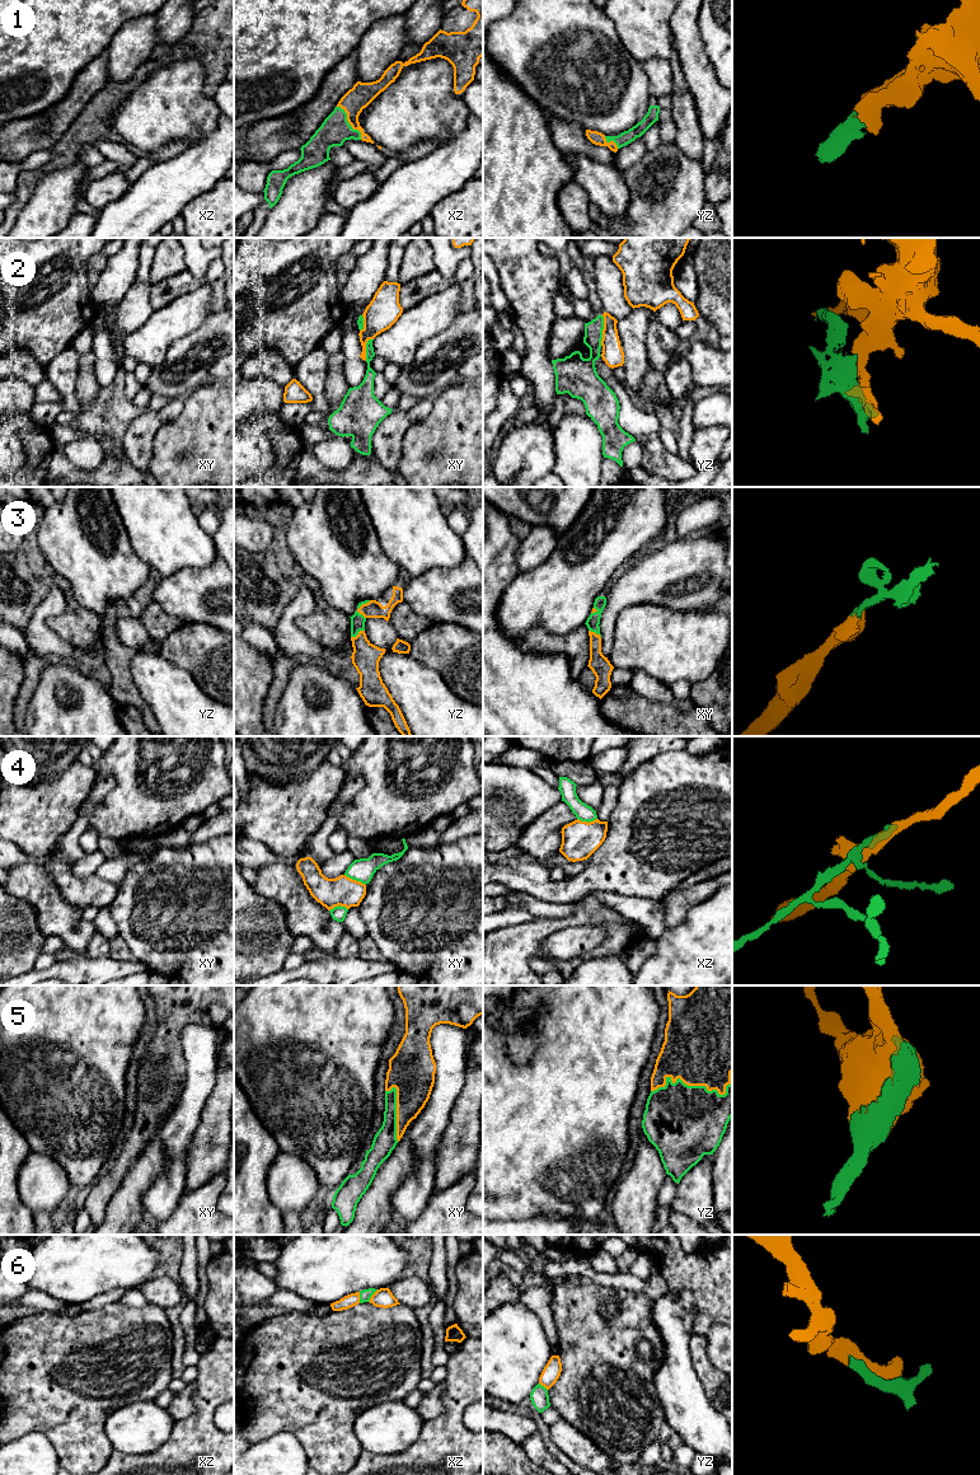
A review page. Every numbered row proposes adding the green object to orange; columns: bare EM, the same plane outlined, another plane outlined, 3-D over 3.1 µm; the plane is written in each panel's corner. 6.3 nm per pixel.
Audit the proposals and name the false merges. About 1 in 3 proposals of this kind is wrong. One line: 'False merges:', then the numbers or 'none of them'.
False merges: 2, 4

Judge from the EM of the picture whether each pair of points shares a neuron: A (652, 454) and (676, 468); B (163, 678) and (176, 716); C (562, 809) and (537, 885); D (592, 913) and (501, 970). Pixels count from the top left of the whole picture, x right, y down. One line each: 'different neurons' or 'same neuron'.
A: same neuron
B: same neuron
C: different neurons
D: same neuron

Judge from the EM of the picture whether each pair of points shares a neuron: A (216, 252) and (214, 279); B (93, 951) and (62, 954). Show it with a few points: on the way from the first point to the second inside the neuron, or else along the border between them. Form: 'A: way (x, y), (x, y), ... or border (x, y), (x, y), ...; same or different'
A: border (220, 257), (209, 266), (204, 277); different
B: way (85, 954), (70, 954); same

